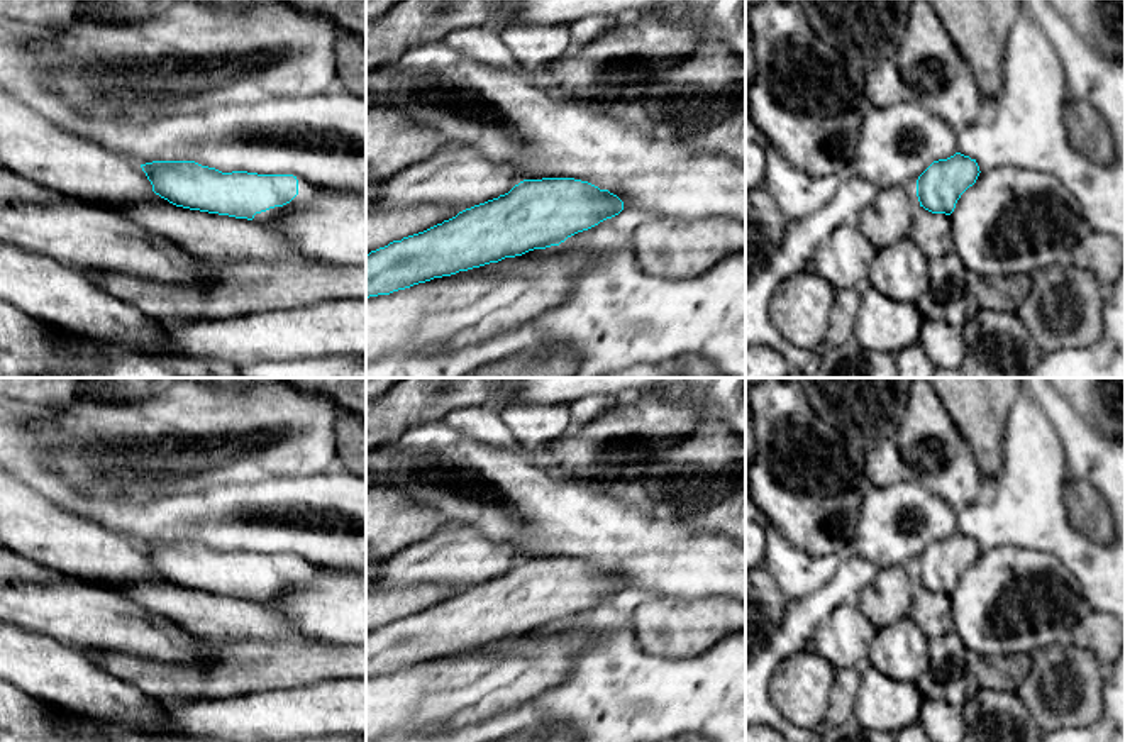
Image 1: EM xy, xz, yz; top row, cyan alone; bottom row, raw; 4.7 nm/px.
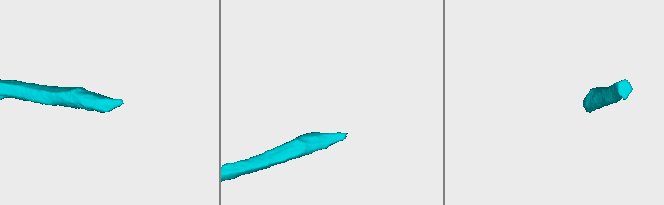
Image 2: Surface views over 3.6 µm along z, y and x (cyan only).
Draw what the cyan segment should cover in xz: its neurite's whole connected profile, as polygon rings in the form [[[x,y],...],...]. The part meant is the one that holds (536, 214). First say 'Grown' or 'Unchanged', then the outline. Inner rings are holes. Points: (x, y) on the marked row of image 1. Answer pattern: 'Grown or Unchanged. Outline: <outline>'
Unchanged. Outline: [[[524,180],[498,198],[366,254],[366,298],[559,246],[622,210],[617,195],[588,181]]]

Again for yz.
Grown. Outline: [[[956,152],[947,159],[934,161],[917,181],[905,185],[913,210],[923,207],[932,213],[950,215],[961,195],[976,183],[979,176],[976,159]]]

